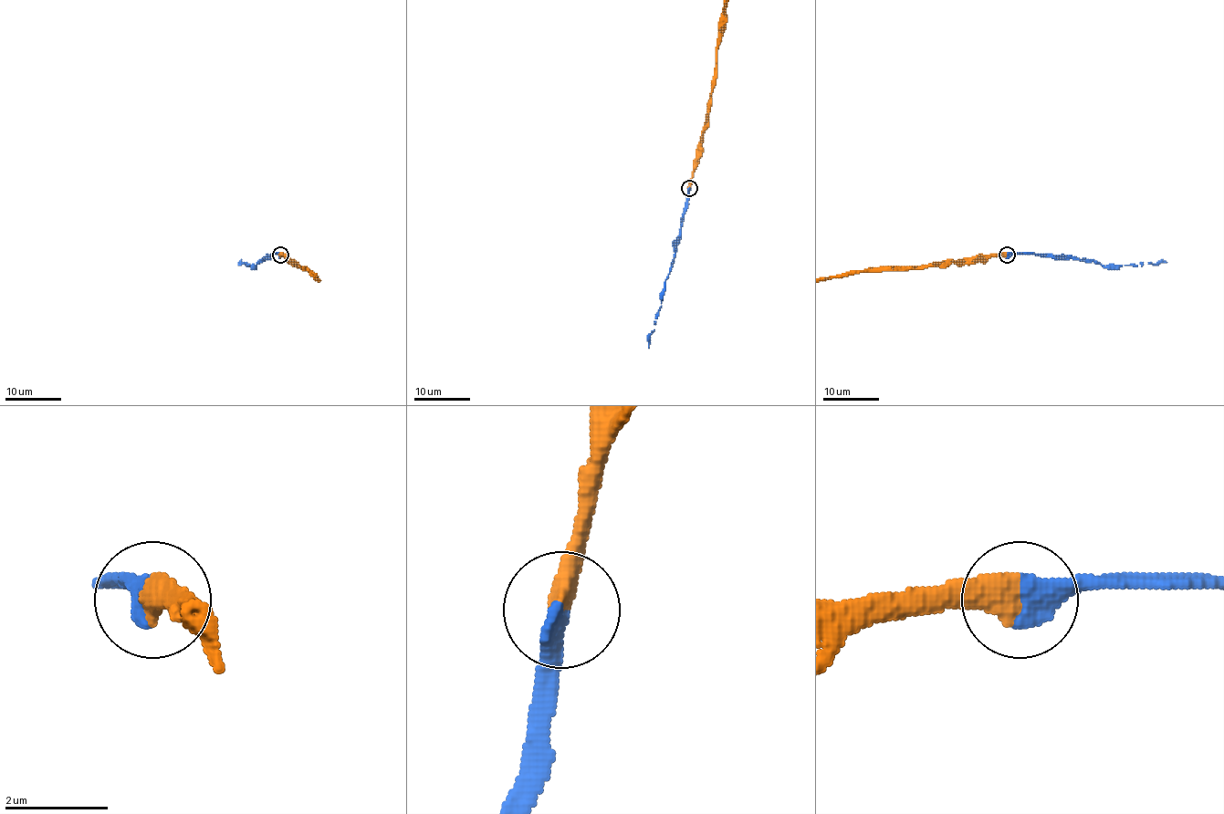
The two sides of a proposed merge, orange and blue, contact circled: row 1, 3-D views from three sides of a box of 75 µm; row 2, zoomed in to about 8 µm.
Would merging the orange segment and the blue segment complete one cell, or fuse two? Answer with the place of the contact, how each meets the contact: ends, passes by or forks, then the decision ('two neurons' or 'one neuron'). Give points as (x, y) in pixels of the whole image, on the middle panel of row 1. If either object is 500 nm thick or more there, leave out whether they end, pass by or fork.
at (689, 188); one neuron

